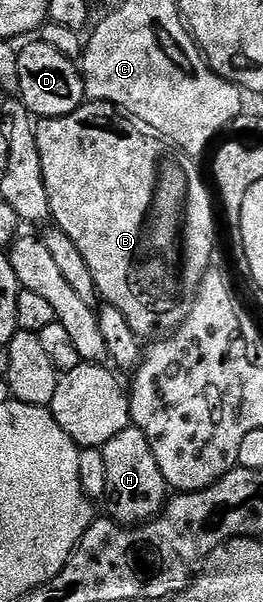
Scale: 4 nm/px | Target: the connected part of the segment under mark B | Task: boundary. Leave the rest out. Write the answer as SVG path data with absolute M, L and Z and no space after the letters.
M89 100L89 101L86 101L86 102L85 102L85 103L84 103L84 104L83 104L83 105L81 105L81 107L80 107L80 108L78 108L78 110L76 110L76 111L75 111L75 112L71 112L71 113L70 113L70 114L68 114L68 115L67 115L67 116L59 116L59 117L58 117L58 118L42 118L42 119L40 119L40 121L38 121L38 122L37 122L37 123L36 123L36 128L37 128L37 143L38 143L38 144L39 144L39 160L43 160L43 184L47 184L47 196L48 196L48 197L49 197L49 203L50 203L50 204L51 204L51 218L52 218L52 221L53 221L53 222L54 222L54 223L55 223L55 226L56 226L56 229L58 229L58 230L62 230L62 232L64 232L64 234L66 234L66 235L67 235L67 236L71 236L71 241L73 241L73 243L74 243L74 244L75 244L75 248L79 248L79 252L83 252L83 260L87 260L87 268L91 268L91 276L95 276L95 284L96 284L96 285L97 285L97 293L98 293L98 295L100 295L100 297L101 297L101 298L102 298L102 299L104 299L104 301L105 301L105 302L106 302L106 303L108 303L108 305L110 305L110 306L114 306L114 307L115 307L115 308L117 308L117 309L118 309L118 310L119 310L119 312L121 312L121 313L122 313L122 314L123 314L123 316L124 316L124 317L125 317L125 318L126 318L126 320L127 320L127 324L129 324L129 325L130 325L130 328L131 328L131 329L132 329L132 330L133 330L133 331L134 331L134 333L136 333L136 334L137 334L137 337L138 337L138 338L140 338L140 339L141 339L141 340L146 340L146 338L149 338L149 339L148 339L148 340L160 340L160 339L162 339L162 338L164 338L164 337L166 337L166 336L168 336L168 335L170 335L170 334L172 334L172 333L173 333L173 331L175 331L175 330L178 330L178 328L179 328L179 327L180 327L180 326L181 326L181 325L182 325L182 324L183 324L183 320L184 320L184 319L185 319L185 317L187 317L187 316L188 316L188 315L189 315L189 313L190 313L190 312L191 312L191 308L192 308L192 307L193 307L193 301L195 301L195 299L196 299L196 298L197 298L197 293L198 293L198 292L199 292L199 288L200 288L200 287L201 287L201 281L203 281L203 279L205 279L205 275L206 275L206 274L208 274L208 273L209 273L209 271L210 271L210 269L211 269L211 267L212 267L212 266L213 266L213 265L214 265L214 262L213 262L213 200L214 200L214 204L215 204L215 198L214 198L214 195L213 195L213 194L212 194L212 193L211 193L211 190L210 190L210 194L211 194L211 195L209 195L209 190L208 190L208 188L207 188L207 187L205 187L205 182L204 182L204 180L203 180L203 179L201 179L201 174L200 174L200 172L199 172L199 171L197 171L197 166L196 166L196 164L195 164L195 163L193 163L193 162L196 162L196 161L194 161L194 159L193 159L193 158L192 158L192 157L190 157L190 155L188 155L188 154L182 154L182 153L180 153L180 152L178 152L178 151L177 151L177 150L176 150L176 149L174 149L174 147L173 147L173 146L172 146L172 145L170 145L170 143L168 143L168 142L166 142L166 141L164 141L164 140L162 140L162 139L161 139L161 138L160 138L160 137L158 137L158 135L156 135L156 134L154 134L154 133L152 133L152 132L146 132L146 131L145 131L145 130L144 130L144 129L142 129L142 127L141 127L141 126L140 126L140 125L138 125L138 123L137 123L137 122L136 122L136 121L134 121L134 119L132 119L132 118L130 118L130 117L129 117L129 115L128 115L128 114L126 114L126 113L124 113L124 112L122 112L122 111L120 111L120 110L118 110L118 109L117 109L117 107L116 107L116 106L113 106L113 105L111 105L111 104L110 104L110 103L109 103L109 102L95 102L95 101L92 101L92 100Z

